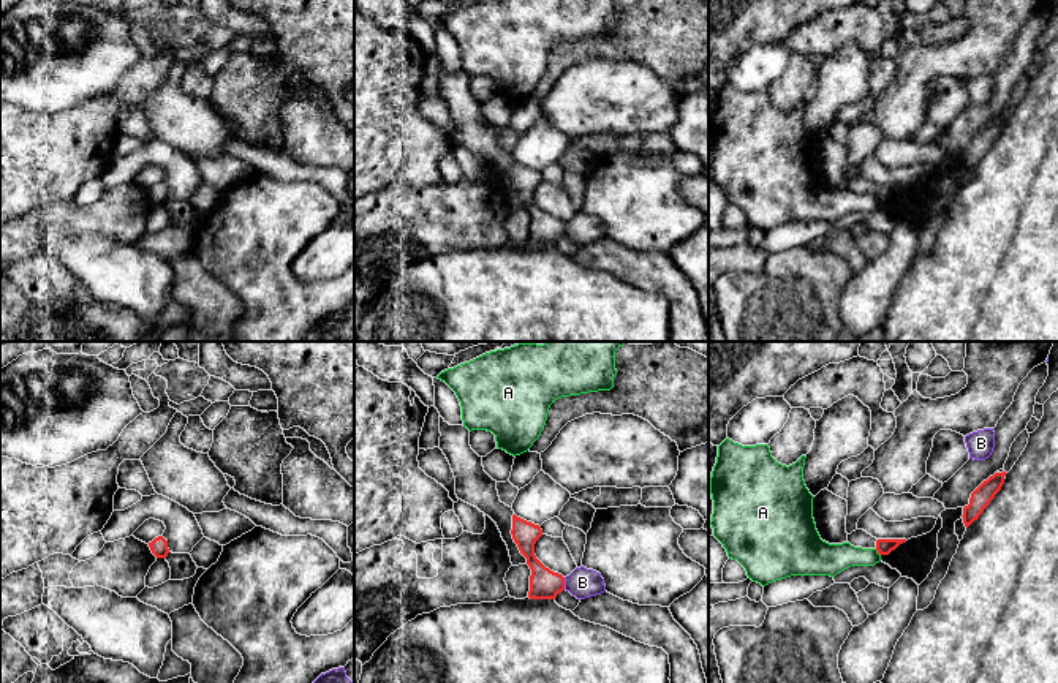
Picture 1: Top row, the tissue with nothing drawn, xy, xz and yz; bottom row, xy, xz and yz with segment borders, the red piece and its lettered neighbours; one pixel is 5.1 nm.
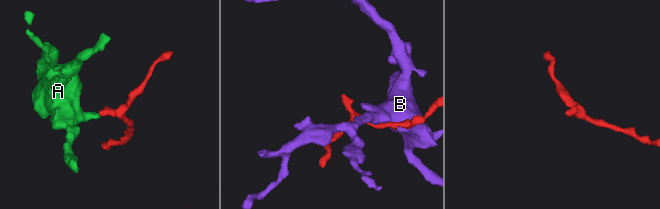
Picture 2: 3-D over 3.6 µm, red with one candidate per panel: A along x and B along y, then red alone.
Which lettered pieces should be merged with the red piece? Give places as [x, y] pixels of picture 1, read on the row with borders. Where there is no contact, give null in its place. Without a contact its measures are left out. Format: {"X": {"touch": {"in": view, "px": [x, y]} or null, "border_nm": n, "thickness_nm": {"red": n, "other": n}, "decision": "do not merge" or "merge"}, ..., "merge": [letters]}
{"A": {"touch": {"in": "yz", "px": [878, 552]}, "border_nm": 50, "thickness_nm": {"red": 80, "other": 160}, "decision": "do not merge"}, "B": {"touch": {"in": "xz", "px": [563, 584]}, "border_nm": 60, "thickness_nm": {"red": 160, "other": 150}, "decision": "do not merge"}, "merge": []}

